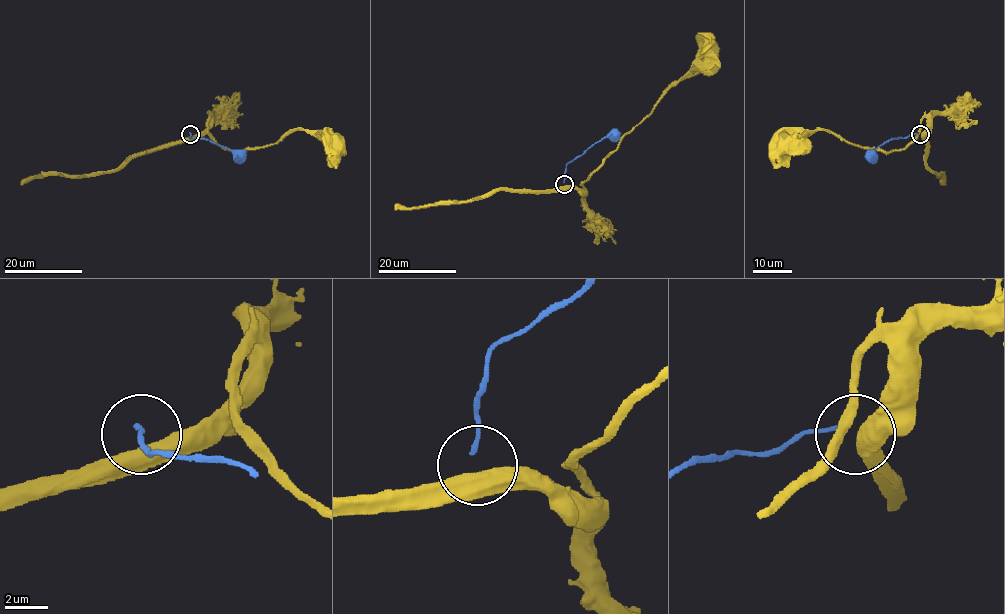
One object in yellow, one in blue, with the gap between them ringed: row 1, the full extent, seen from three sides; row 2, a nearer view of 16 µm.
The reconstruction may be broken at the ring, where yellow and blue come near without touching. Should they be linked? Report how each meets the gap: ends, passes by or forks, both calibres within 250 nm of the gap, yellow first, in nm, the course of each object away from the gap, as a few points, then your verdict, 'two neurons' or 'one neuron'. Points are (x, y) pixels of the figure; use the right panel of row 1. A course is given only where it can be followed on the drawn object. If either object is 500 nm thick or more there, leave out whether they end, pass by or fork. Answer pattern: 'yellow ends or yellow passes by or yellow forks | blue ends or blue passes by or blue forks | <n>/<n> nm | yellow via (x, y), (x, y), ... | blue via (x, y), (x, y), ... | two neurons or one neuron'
700/200 nm | yellow via (922, 136), (927, 125), (924, 117), (920, 132), (905, 148), (891, 151), (852, 145), (824, 130), (784, 143) | blue via (918, 133), (891, 139), (869, 154), (870, 158) | two neurons

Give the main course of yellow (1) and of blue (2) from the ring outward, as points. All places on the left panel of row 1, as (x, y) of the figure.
1: (191, 136), (200, 134), (210, 117), (207, 132), (222, 148), (236, 151), (273, 145), (295, 130), (338, 143)
2: (190, 133), (194, 138), (207, 139), (246, 158)

